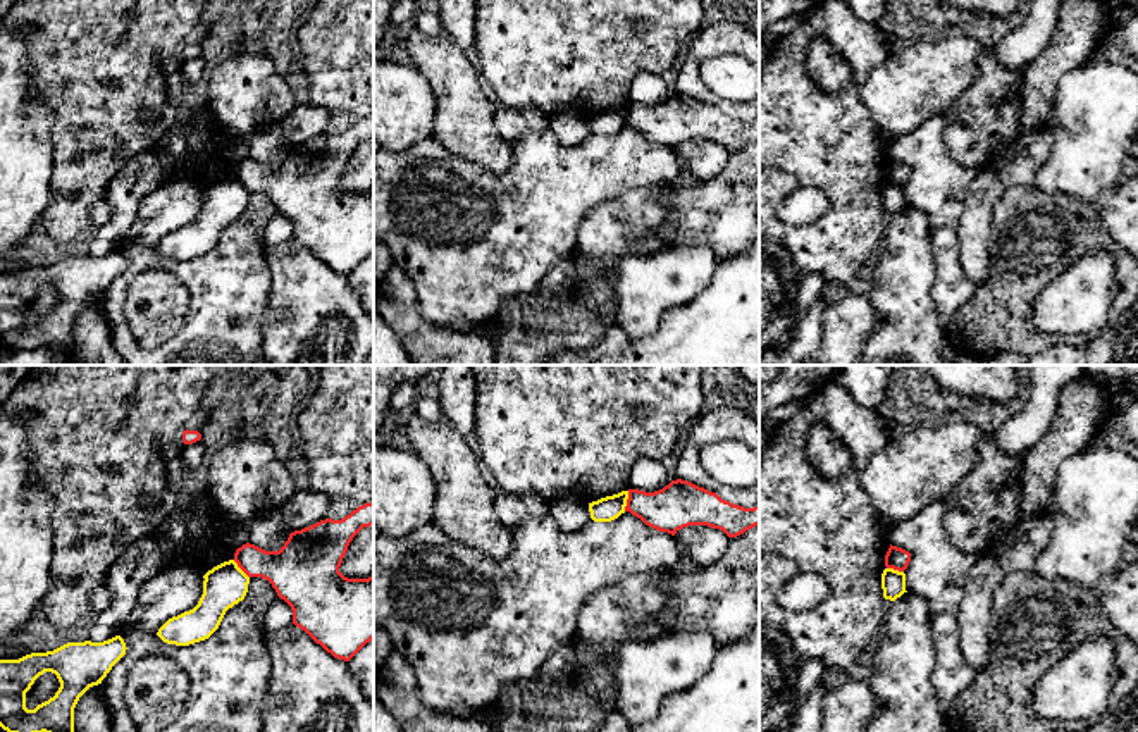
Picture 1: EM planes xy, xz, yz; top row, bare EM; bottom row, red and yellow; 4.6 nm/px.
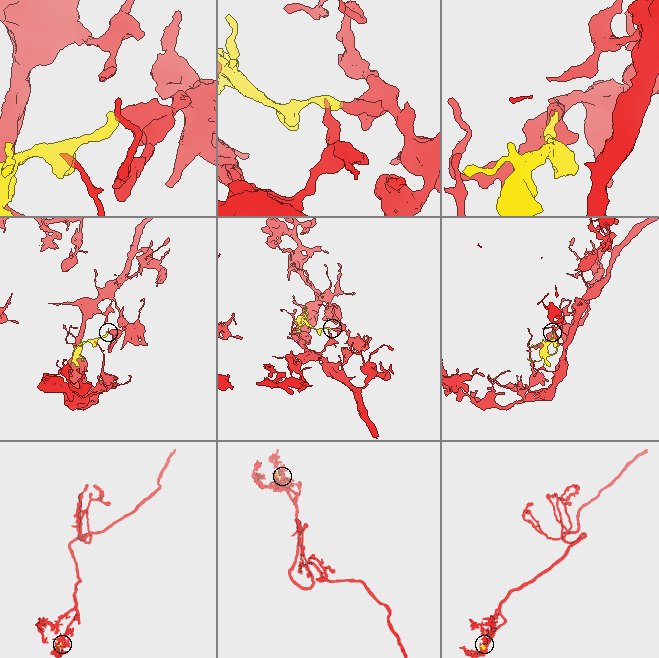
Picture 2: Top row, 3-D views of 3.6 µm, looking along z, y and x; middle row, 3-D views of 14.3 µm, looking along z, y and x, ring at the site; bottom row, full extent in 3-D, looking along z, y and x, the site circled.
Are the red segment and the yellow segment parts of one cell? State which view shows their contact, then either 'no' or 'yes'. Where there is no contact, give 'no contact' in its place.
contact in xz; no

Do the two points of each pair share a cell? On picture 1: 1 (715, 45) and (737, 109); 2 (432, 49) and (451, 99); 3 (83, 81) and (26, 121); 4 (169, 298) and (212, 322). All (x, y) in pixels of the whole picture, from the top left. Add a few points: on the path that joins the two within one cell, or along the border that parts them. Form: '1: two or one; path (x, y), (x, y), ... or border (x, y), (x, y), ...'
1: one; path (694, 62), (694, 83), (717, 102)
2: one; path (439, 61), (451, 74), (451, 86)
3: two; border (28, 69), (31, 92), (54, 116), (52, 145)
4: two; border (171, 272), (188, 291), (188, 314), (166, 343)

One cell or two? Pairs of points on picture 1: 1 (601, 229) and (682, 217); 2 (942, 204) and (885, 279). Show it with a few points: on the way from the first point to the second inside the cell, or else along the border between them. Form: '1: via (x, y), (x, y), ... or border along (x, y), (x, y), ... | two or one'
1: via (622, 223), (629, 217), (661, 217) | one
2: border along (908, 205), (921, 210), (928, 221), (935, 262) | two

